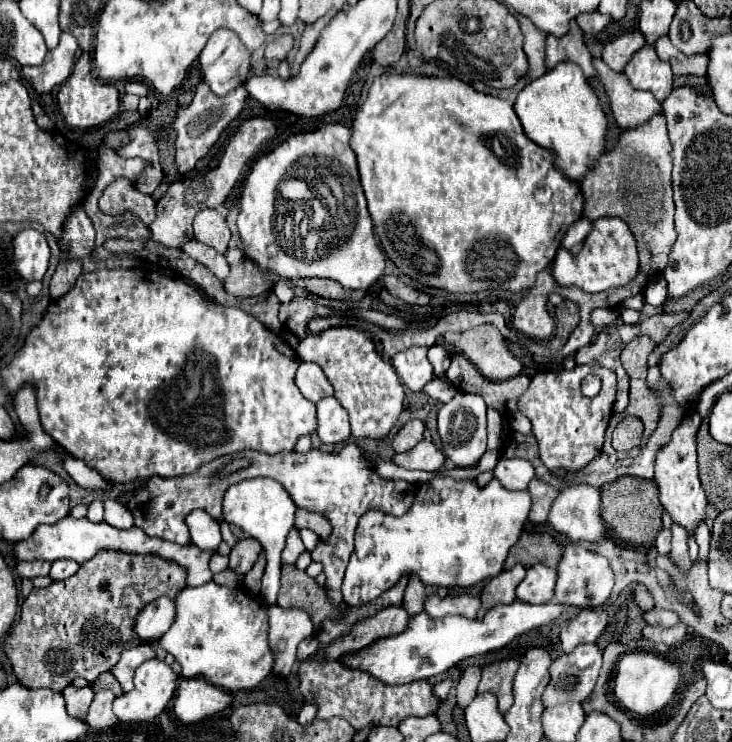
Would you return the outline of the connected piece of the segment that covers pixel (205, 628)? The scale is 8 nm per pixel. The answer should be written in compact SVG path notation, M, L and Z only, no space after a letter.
M214 581L178 593L176 619L158 645L182 665L182 677L202 677L226 691L256 687L274 667L268 645L268 603L250 597L244 587L224 587Z

